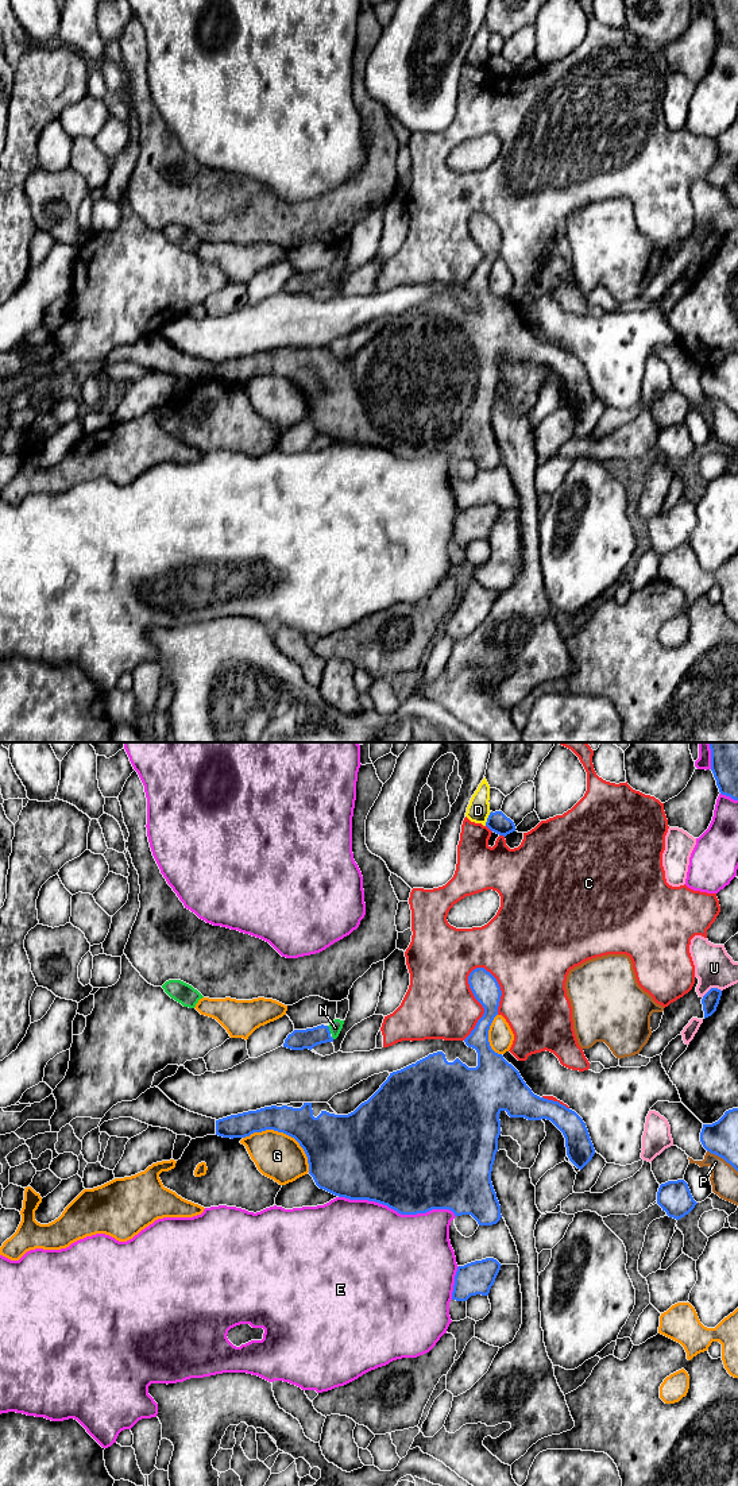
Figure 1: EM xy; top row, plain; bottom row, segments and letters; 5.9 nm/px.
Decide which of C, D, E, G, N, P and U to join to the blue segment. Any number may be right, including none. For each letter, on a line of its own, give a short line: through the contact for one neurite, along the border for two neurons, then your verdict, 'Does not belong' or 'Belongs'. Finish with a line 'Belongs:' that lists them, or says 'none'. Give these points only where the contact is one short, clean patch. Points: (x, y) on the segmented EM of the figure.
C: Does not belong
D: Does not belong
E: Does not belong
G: Does not belong
N: Line: xy (298, 1039), (306, 1039), (328, 1030), (335, 1027). Belongs
P: Does not belong
U: Does not belong
Belongs: N

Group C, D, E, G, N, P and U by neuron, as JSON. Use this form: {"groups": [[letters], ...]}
{"groups": [["C"], ["D"], ["E"], ["G"], ["N"], ["P"], ["U"]]}

